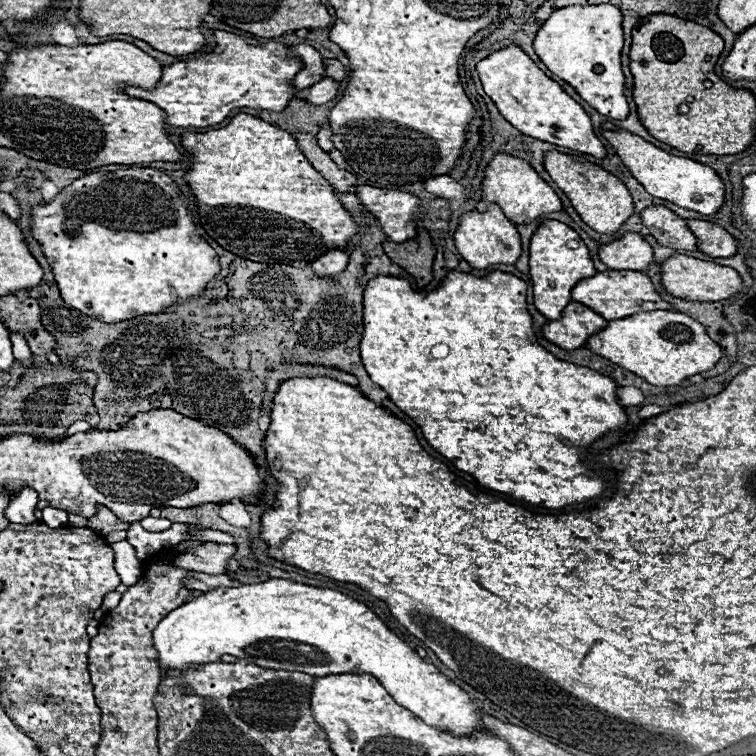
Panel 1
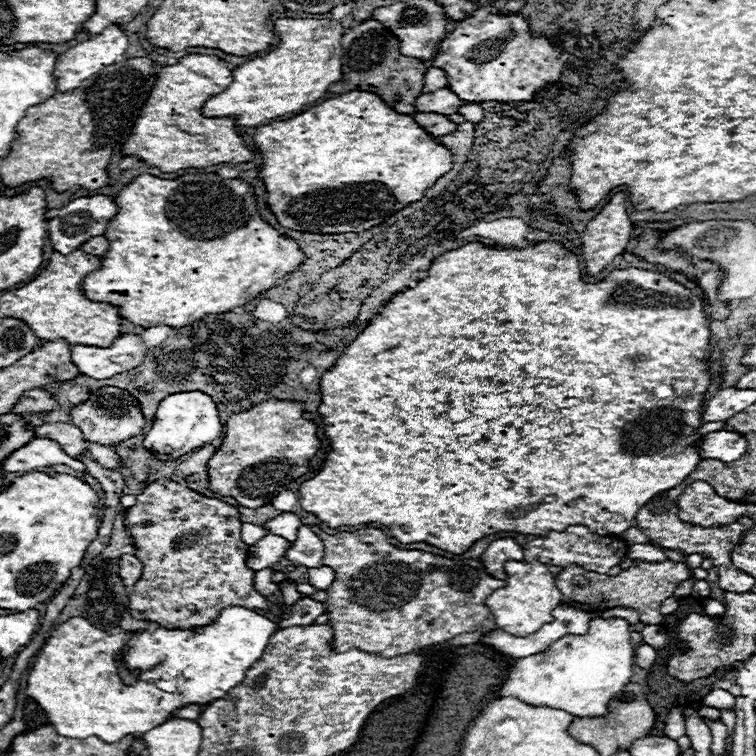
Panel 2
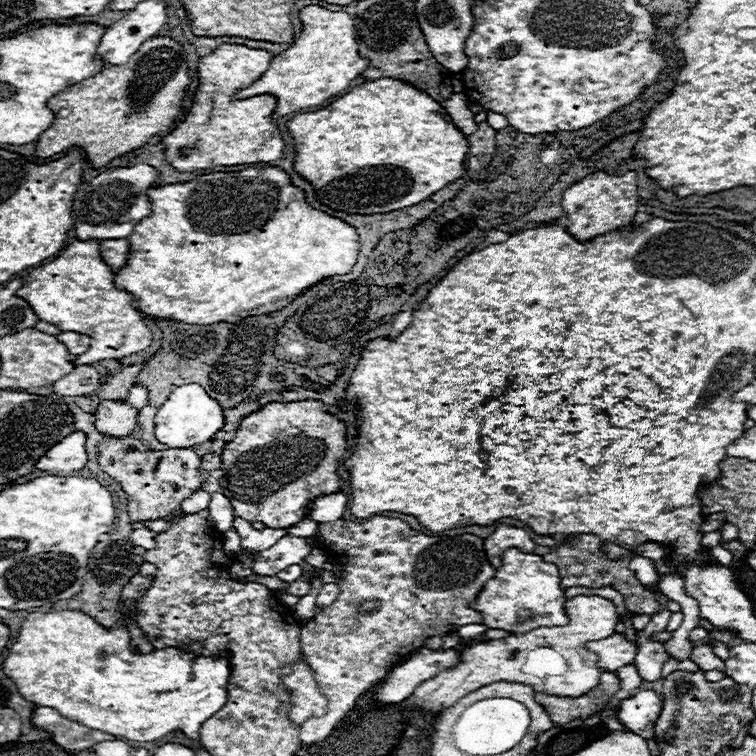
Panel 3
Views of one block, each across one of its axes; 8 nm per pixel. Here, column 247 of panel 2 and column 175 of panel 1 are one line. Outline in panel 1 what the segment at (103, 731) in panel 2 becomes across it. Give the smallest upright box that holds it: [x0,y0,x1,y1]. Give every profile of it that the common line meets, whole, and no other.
[152,578,484,736]

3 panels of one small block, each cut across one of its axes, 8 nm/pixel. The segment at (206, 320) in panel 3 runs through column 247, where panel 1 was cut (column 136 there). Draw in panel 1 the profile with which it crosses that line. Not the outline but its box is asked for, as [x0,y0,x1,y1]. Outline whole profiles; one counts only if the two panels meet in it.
[32,168,220,322]

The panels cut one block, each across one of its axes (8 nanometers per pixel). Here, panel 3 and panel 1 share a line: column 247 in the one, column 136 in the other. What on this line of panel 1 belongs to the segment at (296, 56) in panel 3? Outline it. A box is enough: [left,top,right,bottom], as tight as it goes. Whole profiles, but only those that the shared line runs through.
[126,30,302,128]

